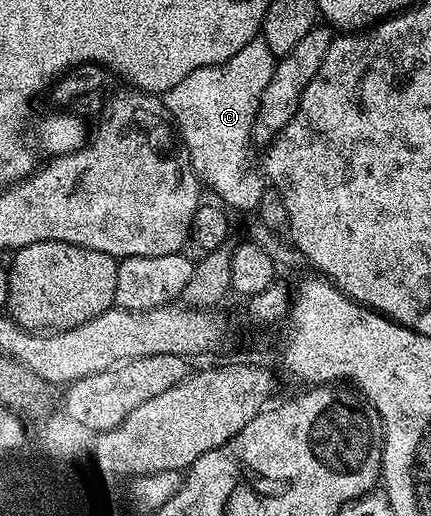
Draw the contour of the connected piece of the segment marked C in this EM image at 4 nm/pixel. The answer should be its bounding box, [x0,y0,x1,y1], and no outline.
[164,38,276,211]

